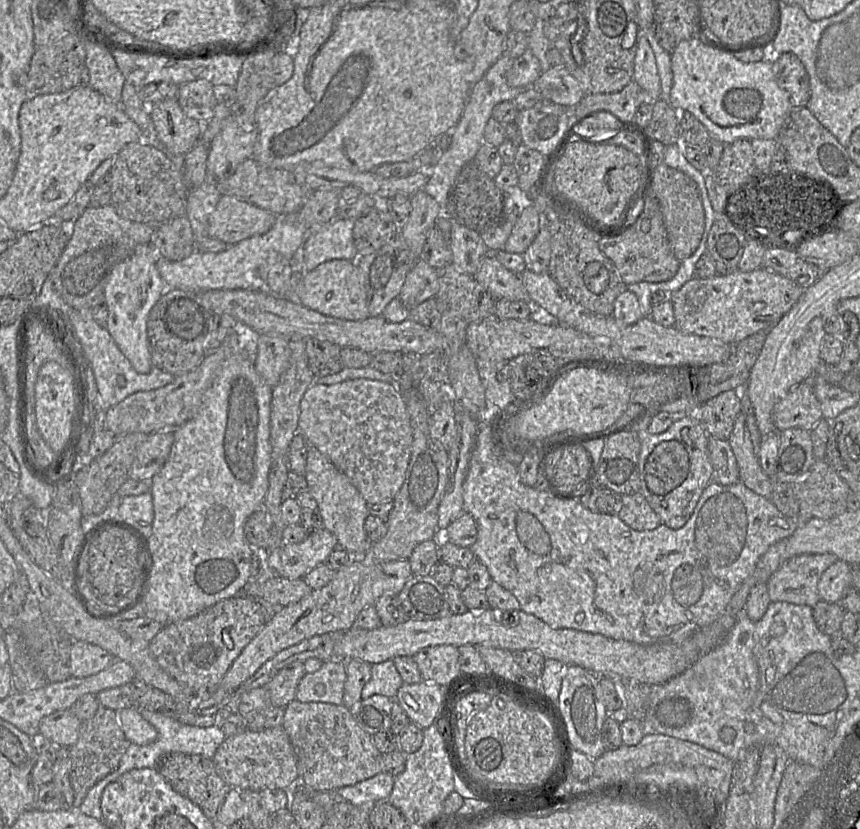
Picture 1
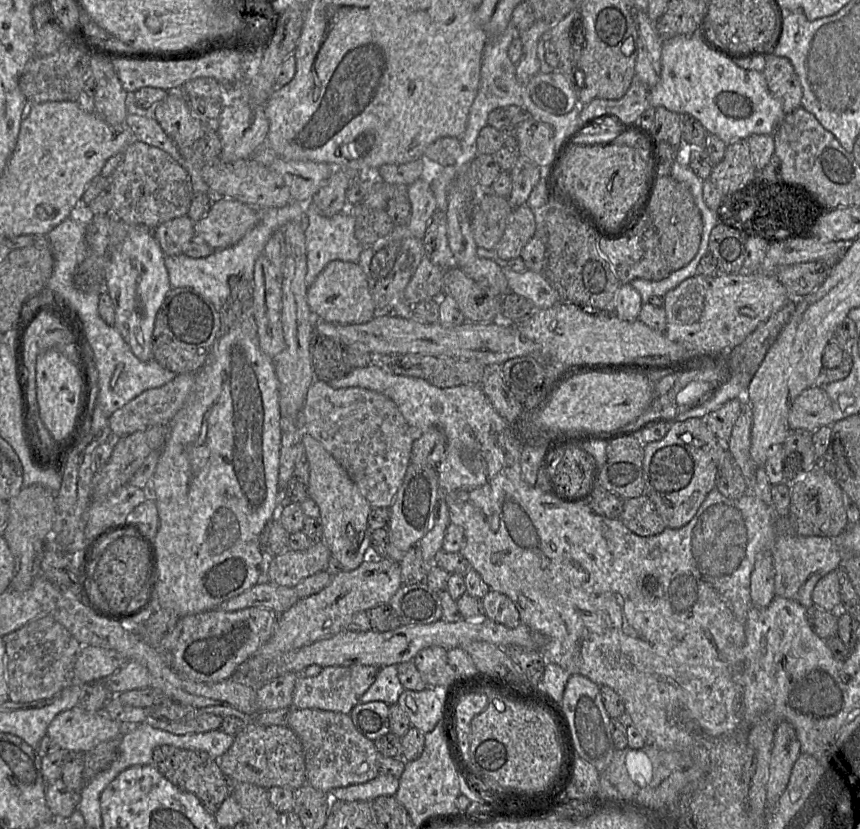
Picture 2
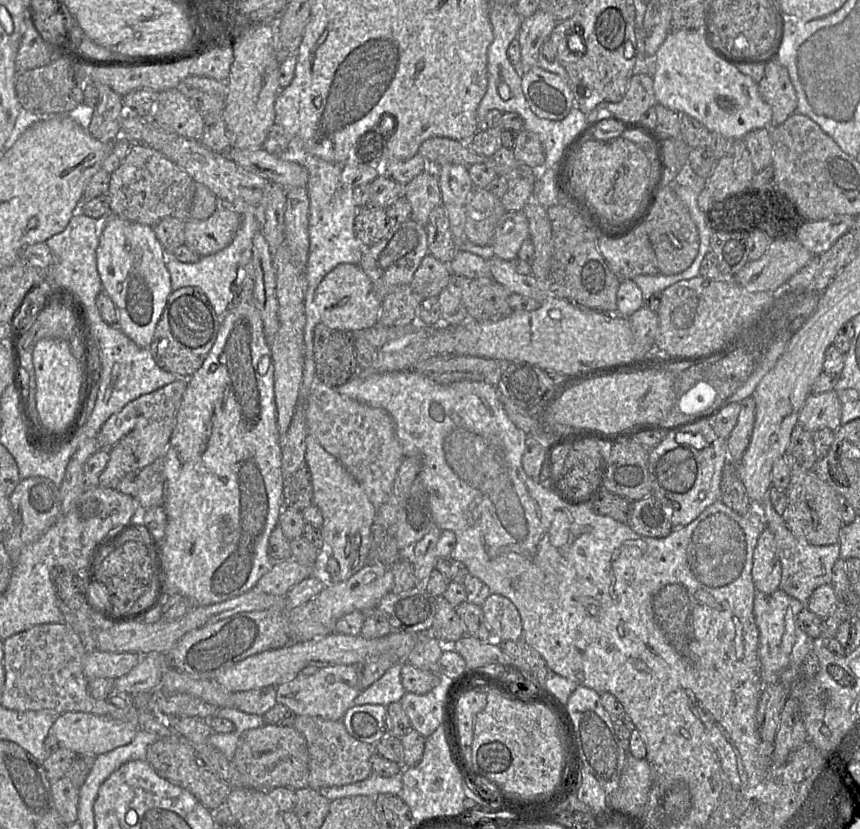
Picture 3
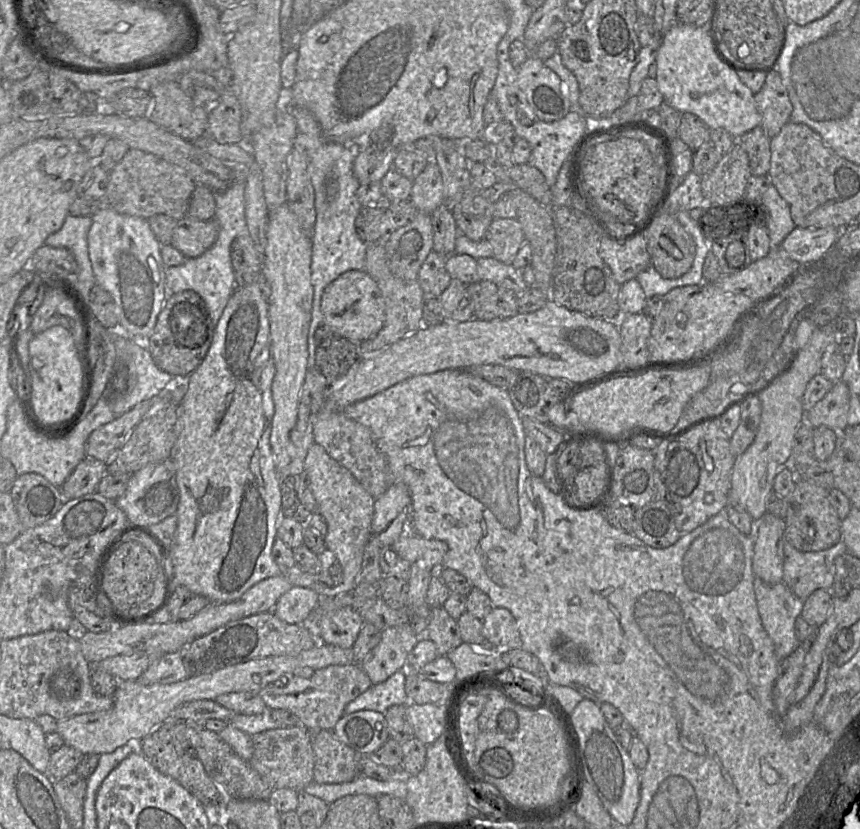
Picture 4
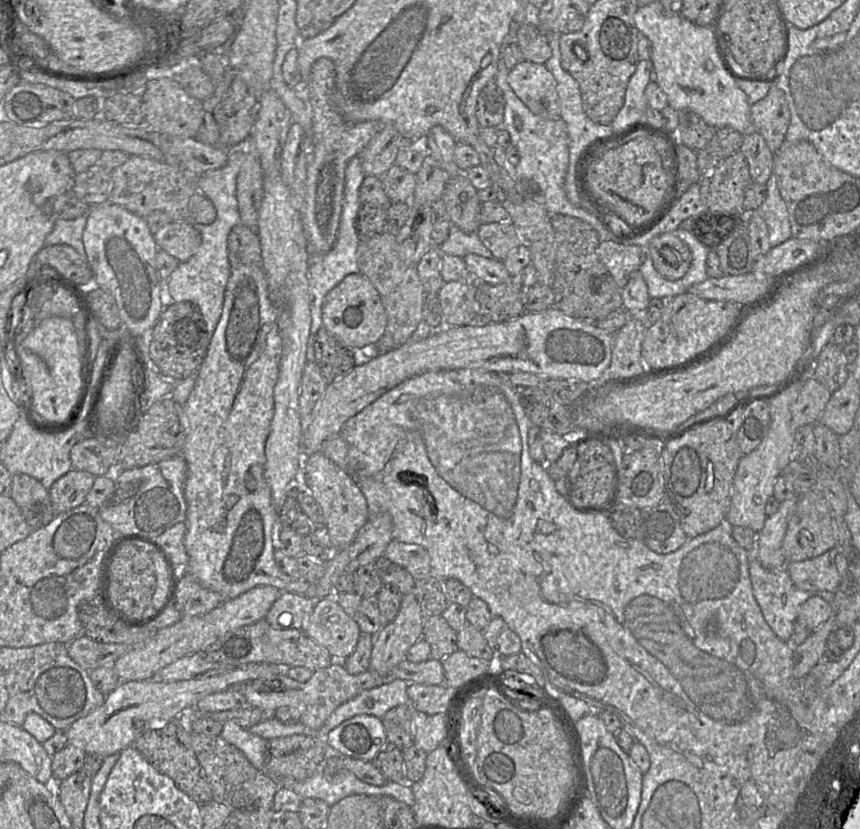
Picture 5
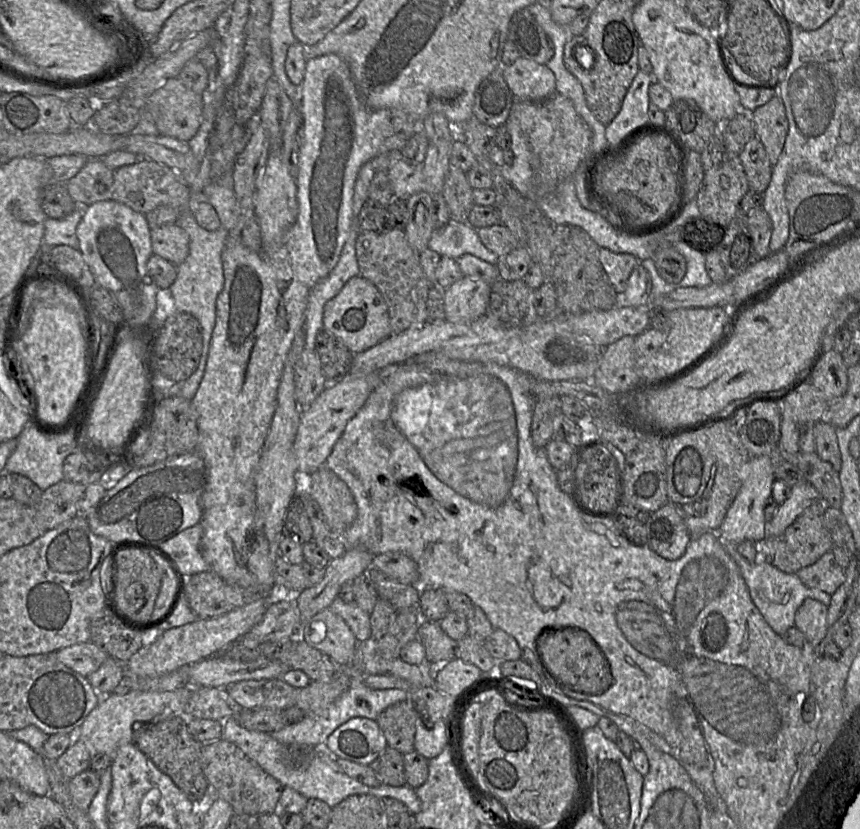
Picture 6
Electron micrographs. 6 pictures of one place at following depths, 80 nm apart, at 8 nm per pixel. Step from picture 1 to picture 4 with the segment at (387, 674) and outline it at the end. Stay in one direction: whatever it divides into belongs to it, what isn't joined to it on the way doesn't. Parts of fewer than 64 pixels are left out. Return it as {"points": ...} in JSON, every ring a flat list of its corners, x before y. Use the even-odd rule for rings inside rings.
{"points":[[408,669,399,670,385,681,373,684,364,693,351,701,344,709,344,714,360,710,372,710,385,713,393,705,405,706,409,703,405,691]]}

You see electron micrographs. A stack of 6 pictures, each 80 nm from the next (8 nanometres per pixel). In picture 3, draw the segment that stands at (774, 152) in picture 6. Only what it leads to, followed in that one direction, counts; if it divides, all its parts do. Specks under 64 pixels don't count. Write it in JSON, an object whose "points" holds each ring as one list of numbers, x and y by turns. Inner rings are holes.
{"points":[[777,59,765,67,764,77,758,83,762,99,771,107,770,128,782,124,796,113,797,95,789,78,788,71]]}

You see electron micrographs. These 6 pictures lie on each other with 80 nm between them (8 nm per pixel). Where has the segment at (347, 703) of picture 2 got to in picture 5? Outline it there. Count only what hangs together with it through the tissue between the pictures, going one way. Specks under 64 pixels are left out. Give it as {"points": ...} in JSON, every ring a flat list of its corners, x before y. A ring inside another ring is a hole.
{"points":[[334,661,330,666,314,671,307,682,298,682,282,674,275,678,253,681,245,686,241,693,251,707,267,713,275,713,279,708,295,708,300,714,300,723,312,730,319,730,341,704,364,690,385,684,389,678,389,676,381,676,371,670,352,675,345,669,343,662]]}

